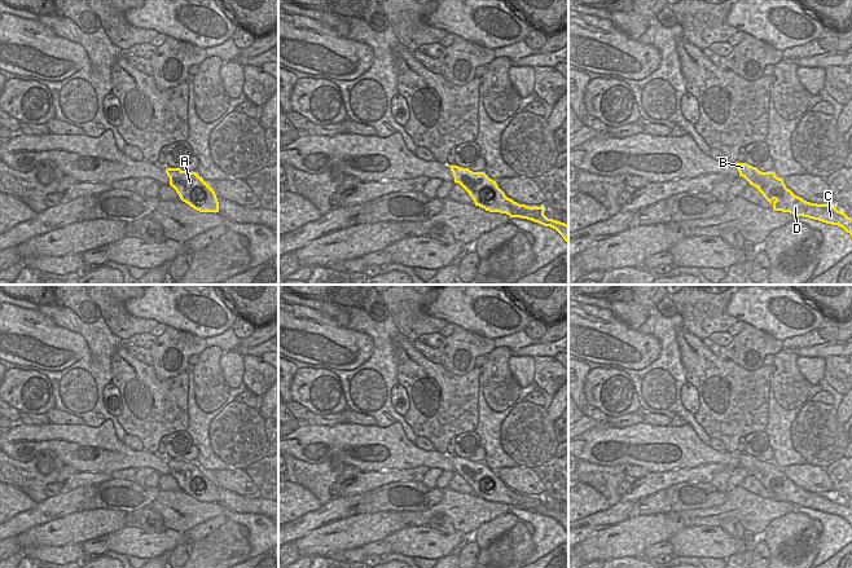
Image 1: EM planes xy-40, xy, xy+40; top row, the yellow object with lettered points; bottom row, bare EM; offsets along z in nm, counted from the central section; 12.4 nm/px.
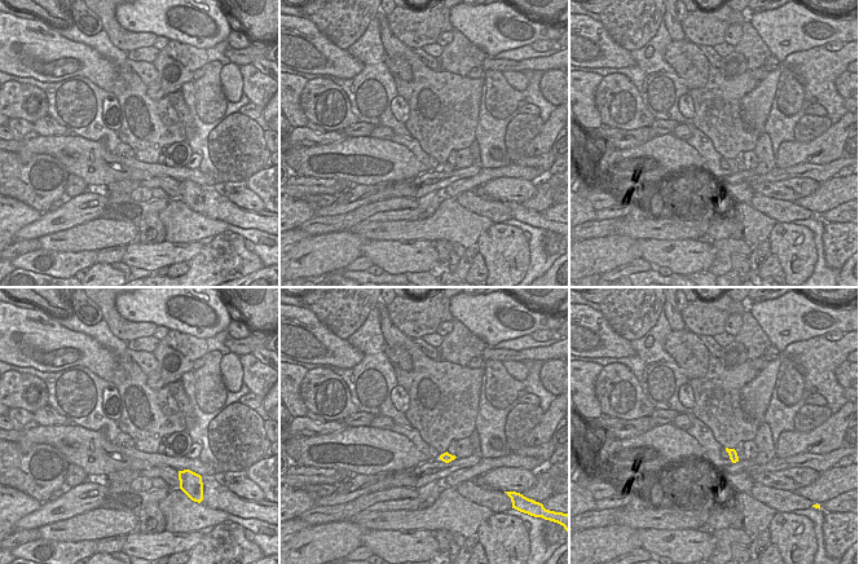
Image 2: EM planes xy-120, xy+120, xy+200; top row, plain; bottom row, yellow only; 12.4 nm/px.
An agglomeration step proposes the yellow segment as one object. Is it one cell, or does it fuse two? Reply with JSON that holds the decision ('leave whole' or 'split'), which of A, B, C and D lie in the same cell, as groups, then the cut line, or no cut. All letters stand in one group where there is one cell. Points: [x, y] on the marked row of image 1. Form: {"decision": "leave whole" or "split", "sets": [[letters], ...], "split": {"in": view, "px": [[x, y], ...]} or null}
{"decision": "leave whole", "sets": [["A", "B", "C", "D"]], "split": null}

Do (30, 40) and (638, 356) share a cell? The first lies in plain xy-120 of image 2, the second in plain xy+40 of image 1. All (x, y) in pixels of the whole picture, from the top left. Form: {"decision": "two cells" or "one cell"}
{"decision": "one cell"}

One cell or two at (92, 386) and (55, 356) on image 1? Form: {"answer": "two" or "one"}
{"answer": "two"}

